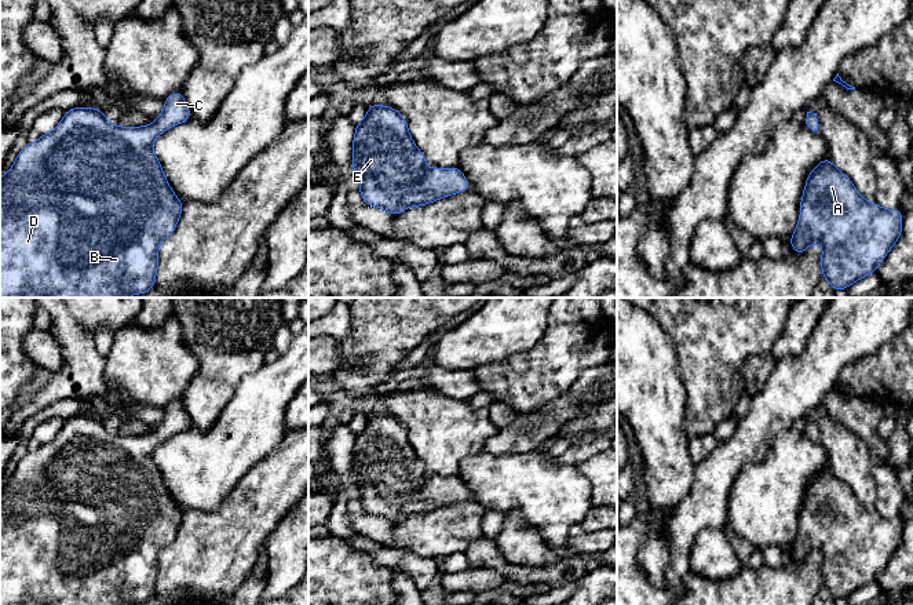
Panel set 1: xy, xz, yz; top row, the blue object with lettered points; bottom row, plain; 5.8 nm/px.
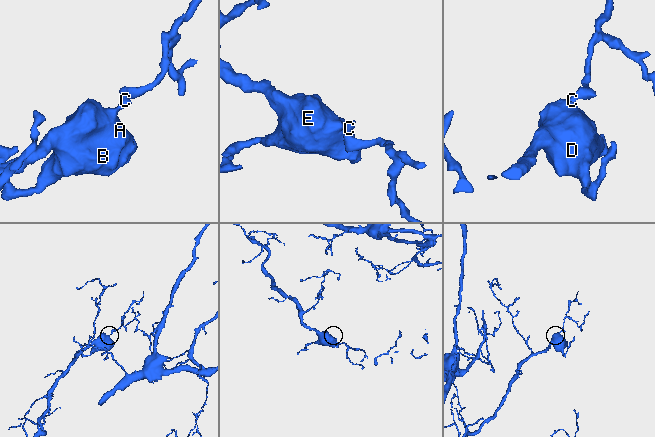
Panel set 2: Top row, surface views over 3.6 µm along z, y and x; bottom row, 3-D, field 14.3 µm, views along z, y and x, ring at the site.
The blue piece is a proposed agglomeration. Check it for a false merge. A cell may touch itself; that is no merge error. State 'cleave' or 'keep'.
keep

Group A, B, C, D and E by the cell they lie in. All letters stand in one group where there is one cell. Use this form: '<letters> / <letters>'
A B C D E

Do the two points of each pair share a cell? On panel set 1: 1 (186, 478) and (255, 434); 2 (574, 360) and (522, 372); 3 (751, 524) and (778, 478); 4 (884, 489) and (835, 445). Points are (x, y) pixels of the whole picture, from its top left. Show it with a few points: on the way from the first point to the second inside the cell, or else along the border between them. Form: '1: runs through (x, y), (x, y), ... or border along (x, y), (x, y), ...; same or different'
1: runs through (203, 467), (222, 456), (238, 440); same
2: runs through (562, 360), (558, 360), (546, 372), (534, 372); same
3: runs through (762, 513), (766, 498), (774, 489); same
4: border along (872, 465), (873, 507), (876, 510); different

